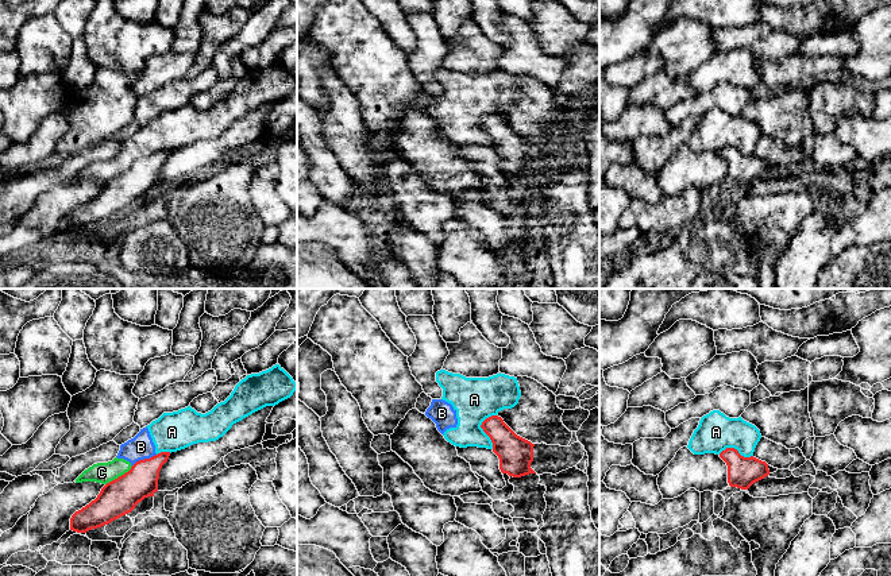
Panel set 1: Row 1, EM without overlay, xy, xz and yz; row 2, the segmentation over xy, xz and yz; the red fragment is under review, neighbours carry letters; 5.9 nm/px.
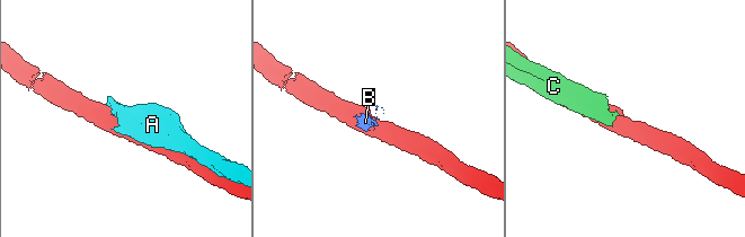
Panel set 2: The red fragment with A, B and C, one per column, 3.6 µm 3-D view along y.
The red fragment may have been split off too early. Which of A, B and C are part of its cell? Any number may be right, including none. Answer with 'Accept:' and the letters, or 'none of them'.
Accept: none of them

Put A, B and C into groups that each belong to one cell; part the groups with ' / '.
A B C

